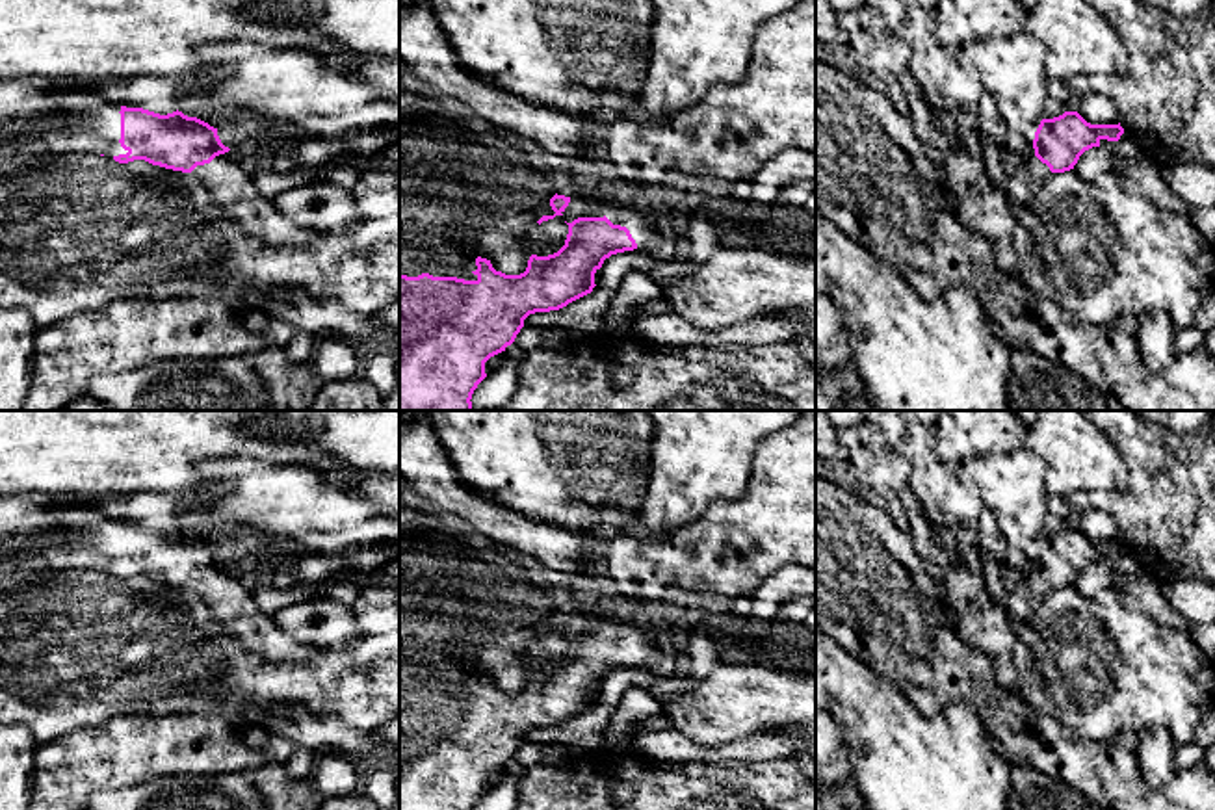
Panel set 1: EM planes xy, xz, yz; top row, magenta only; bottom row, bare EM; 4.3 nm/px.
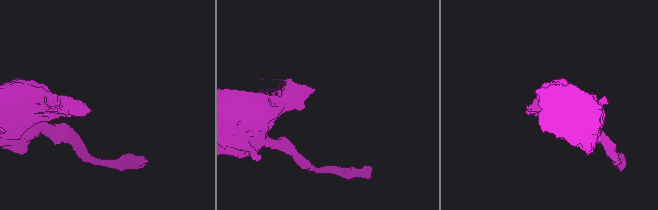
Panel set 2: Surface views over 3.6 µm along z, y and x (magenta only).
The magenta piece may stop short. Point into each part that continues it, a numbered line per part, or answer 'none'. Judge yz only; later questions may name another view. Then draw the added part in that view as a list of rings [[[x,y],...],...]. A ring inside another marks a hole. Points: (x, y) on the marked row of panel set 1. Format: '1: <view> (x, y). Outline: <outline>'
1: yz (1022, 186). Outline: [[[1037,156],[1026,160],[1022,169],[1012,175],[1007,182],[1005,193],[1011,204],[1024,206],[1031,202],[1037,195],[1044,178],[1052,176],[1053,173],[1046,163],[1042,163]]]

